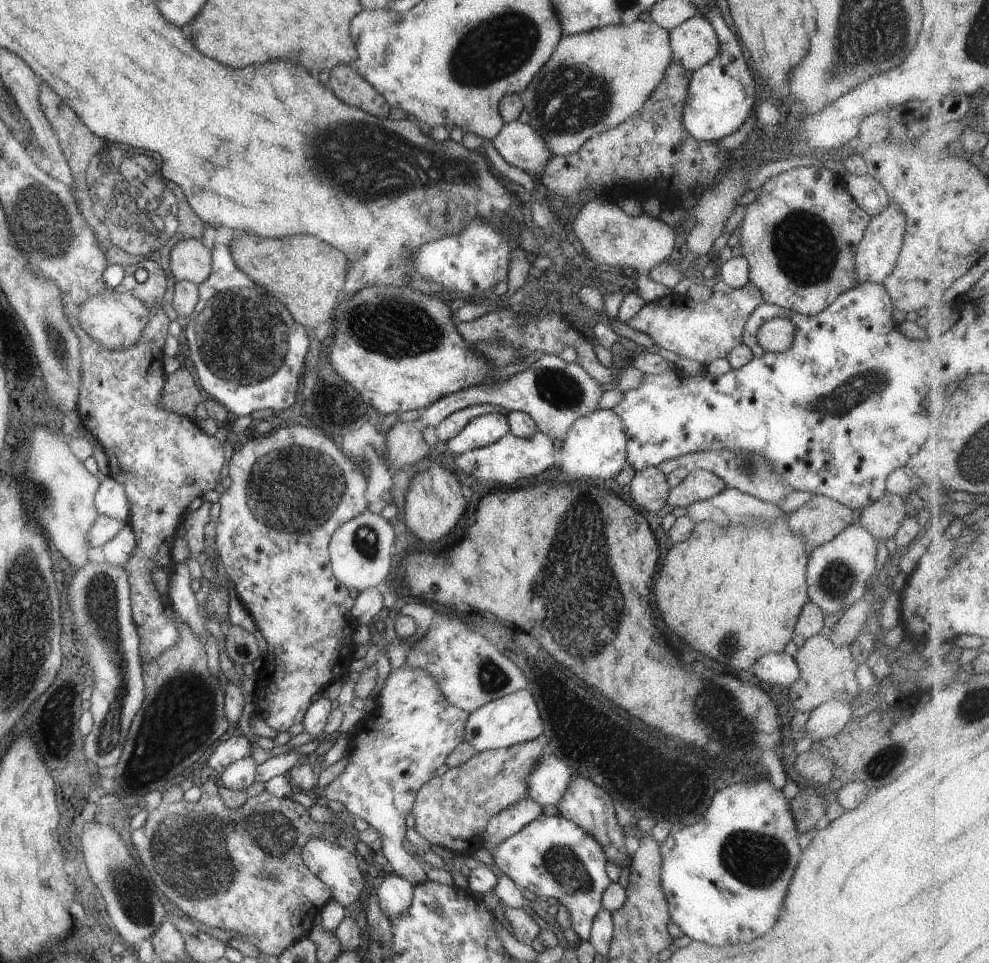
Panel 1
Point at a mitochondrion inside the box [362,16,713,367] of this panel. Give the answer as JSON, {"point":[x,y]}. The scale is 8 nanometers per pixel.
{"point":[570,99]}

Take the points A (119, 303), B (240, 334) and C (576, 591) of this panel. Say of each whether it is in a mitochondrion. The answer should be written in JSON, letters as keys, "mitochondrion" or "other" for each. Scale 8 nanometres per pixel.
{"A":"other","B":"mitochondrion","C":"mitochondrion"}

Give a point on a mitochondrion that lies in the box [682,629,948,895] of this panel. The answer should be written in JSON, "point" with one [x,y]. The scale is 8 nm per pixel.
{"point":[753,858]}

